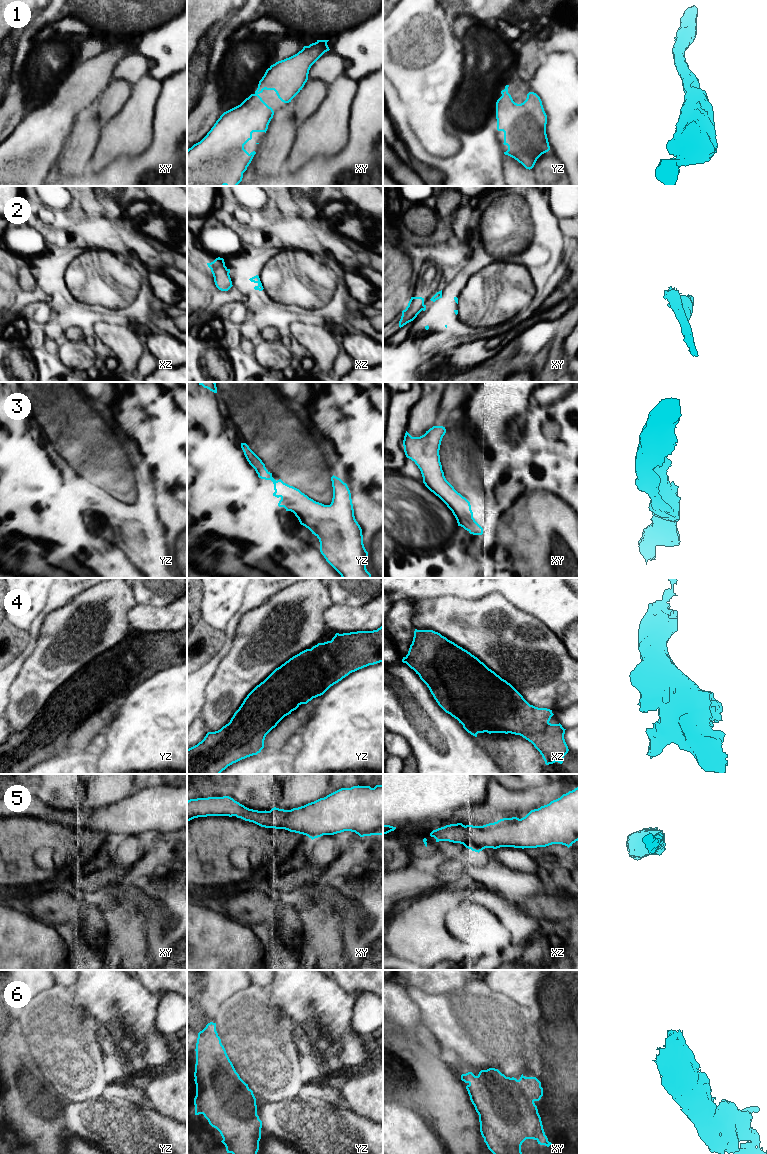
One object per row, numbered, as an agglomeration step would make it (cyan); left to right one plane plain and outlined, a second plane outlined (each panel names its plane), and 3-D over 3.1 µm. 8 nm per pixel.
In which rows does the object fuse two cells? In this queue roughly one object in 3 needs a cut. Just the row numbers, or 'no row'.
2

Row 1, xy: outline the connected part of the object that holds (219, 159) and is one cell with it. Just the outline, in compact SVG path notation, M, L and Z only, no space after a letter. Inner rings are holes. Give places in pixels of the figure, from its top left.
M317 40L304 46L297 54L271 65L259 81L258 88L240 105L224 112L207 135L187 150L187 186L237 186L251 163L255 151L250 154L244 145L252 139L253 132L265 132L274 111L259 96L265 89L274 90L278 98L289 103L302 90L308 80L311 66L327 51L329 40Z

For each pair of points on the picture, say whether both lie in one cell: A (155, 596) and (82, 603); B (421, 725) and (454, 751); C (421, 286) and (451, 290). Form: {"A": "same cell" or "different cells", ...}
{"A": "different cells", "B": "same cell", "C": "different cells"}

